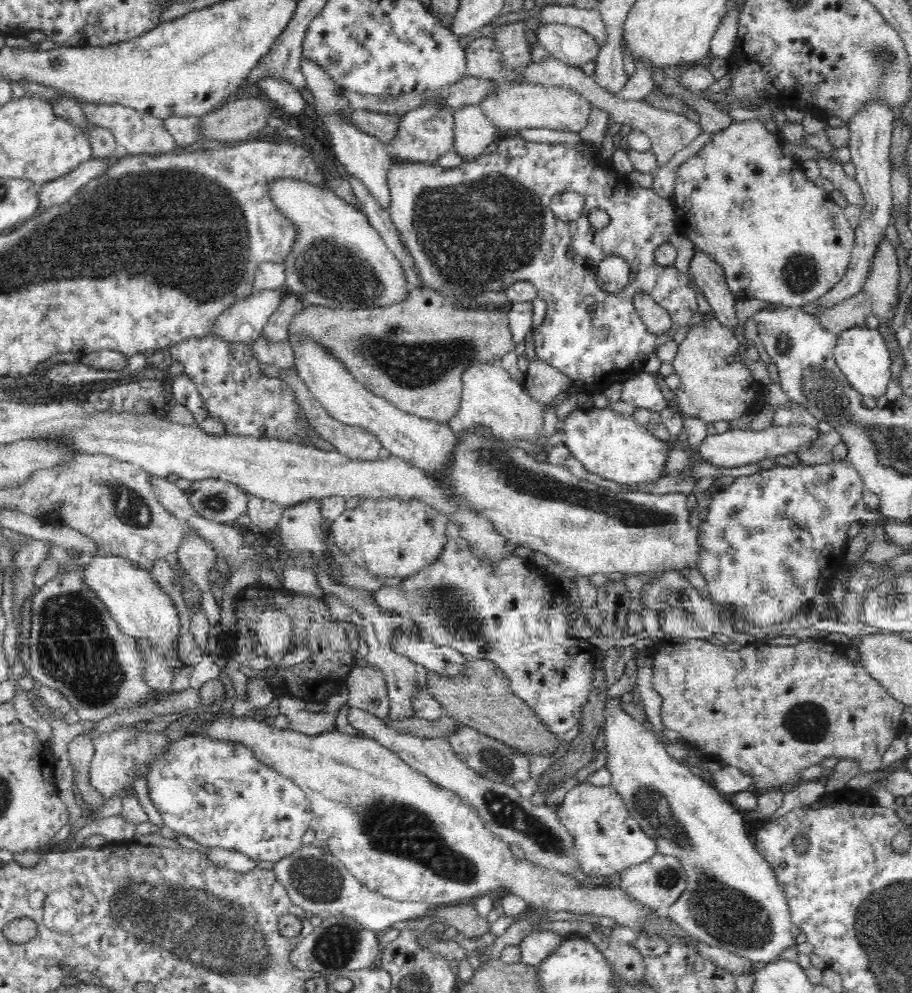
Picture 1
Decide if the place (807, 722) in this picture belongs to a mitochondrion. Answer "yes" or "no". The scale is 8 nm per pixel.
yes

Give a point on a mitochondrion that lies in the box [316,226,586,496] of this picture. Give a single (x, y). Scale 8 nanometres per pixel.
(413, 366)

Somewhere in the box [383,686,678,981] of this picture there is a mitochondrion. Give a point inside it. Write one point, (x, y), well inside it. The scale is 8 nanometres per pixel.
(506, 813)

